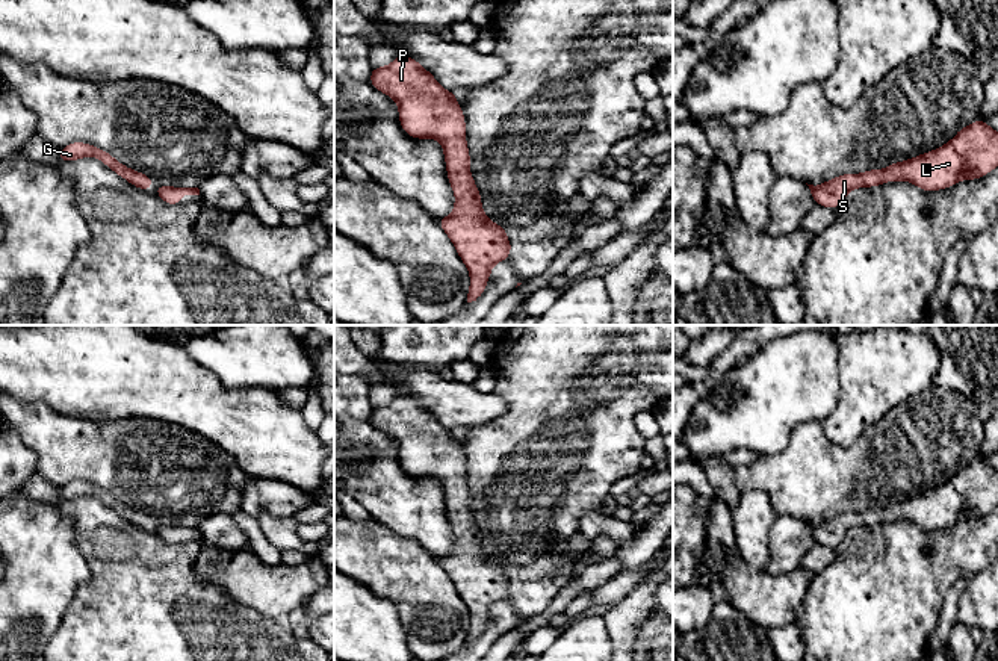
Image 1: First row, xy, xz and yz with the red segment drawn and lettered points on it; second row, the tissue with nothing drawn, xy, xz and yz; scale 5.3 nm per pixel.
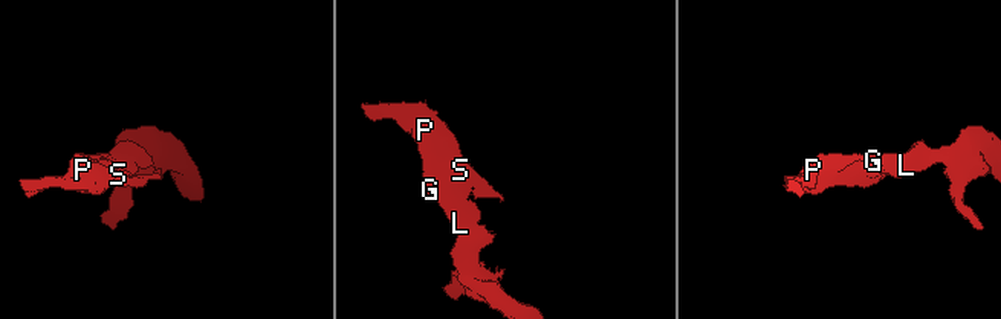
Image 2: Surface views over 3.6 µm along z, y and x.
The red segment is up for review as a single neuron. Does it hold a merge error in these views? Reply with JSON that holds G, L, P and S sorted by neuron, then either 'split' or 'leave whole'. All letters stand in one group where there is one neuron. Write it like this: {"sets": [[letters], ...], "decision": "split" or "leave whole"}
{"sets": [["G", "L", "P", "S"]], "decision": "leave whole"}

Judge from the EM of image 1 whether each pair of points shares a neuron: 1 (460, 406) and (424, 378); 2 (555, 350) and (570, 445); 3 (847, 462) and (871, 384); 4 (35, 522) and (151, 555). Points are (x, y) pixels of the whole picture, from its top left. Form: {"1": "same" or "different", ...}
{"1": "same", "2": "same", "3": "different", "4": "different"}

